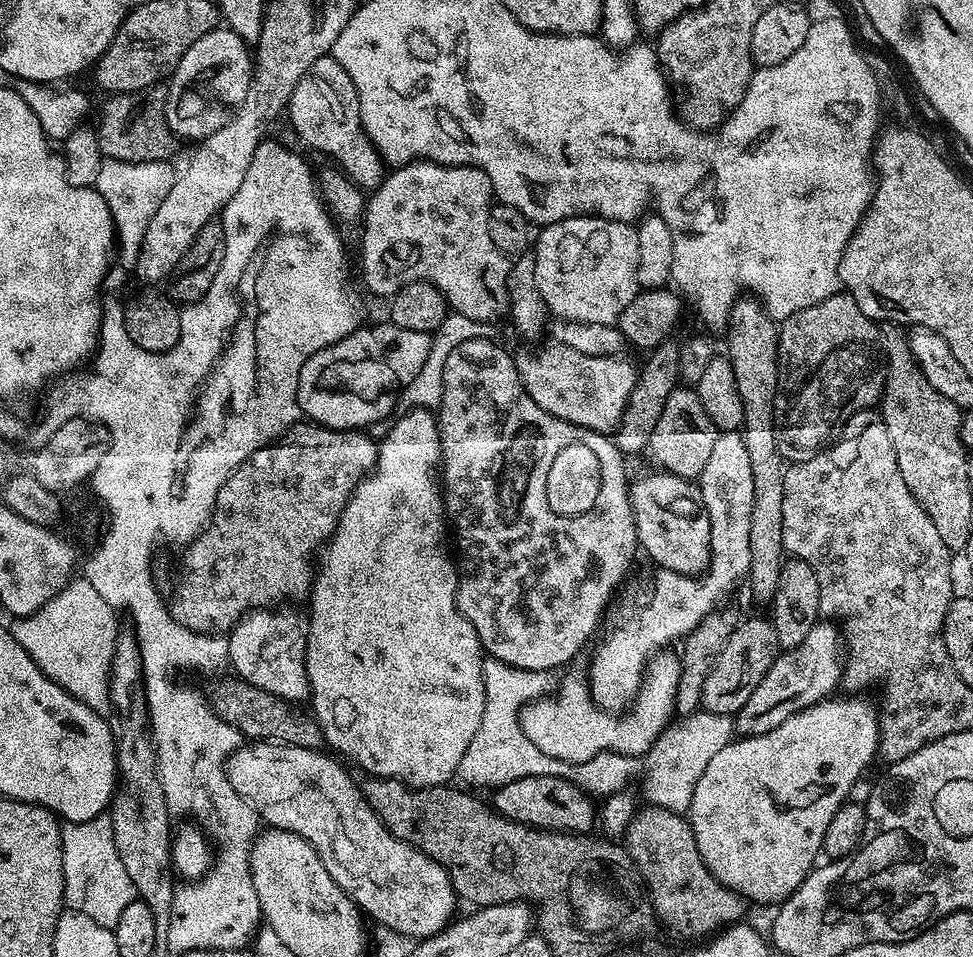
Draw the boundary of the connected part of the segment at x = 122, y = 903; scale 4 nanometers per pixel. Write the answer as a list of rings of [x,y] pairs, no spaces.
[[[68,848],[68,856],[62,854],[62,874],[64,875],[64,903],[78,914],[86,914],[98,926],[115,929],[122,910],[130,902],[138,899],[134,883],[126,874],[126,869],[112,848]]]

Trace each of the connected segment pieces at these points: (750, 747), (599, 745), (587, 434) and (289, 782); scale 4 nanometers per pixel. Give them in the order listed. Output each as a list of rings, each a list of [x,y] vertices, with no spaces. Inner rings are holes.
[[[860,698],[836,699],[820,700],[814,706],[786,718],[786,722],[774,726],[774,730],[766,734],[733,739],[731,744],[718,750],[718,754],[714,754],[710,766],[706,766],[702,778],[698,778],[698,786],[694,786],[694,798],[688,807],[686,819],[692,826],[698,854],[702,854],[702,862],[708,867],[710,874],[714,874],[714,878],[718,878],[722,886],[734,890],[745,901],[753,900],[756,904],[776,906],[787,900],[790,894],[794,894],[794,890],[798,890],[798,886],[817,863],[816,855],[818,857],[821,855],[826,838],[826,826],[830,826],[830,818],[834,818],[834,814],[838,814],[841,806],[851,797],[848,795],[851,794],[852,787],[859,782],[860,775],[867,770],[868,763],[874,758],[877,759],[880,747],[880,717],[877,705],[873,701],[871,704],[868,700],[856,700]]]
[[[661,650],[647,661],[634,703],[619,714],[597,704],[583,671],[567,672],[559,677],[555,692],[533,700],[520,711],[520,729],[542,754],[550,754],[550,758],[581,764],[602,752],[643,757],[673,719],[680,678],[680,658],[675,651]]]
[[[481,338],[481,339],[479,339],[479,340],[467,340],[467,341],[466,341],[466,342],[462,342],[462,343],[461,343],[461,344],[459,344],[459,345],[458,345],[458,346],[454,346],[454,350],[450,350],[450,354],[449,354],[449,355],[448,355],[448,357],[447,357],[447,358],[446,358],[446,366],[445,366],[445,367],[444,367],[444,369],[443,369],[443,370],[442,370],[442,402],[441,402],[441,403],[440,403],[440,407],[439,407],[439,409],[438,409],[438,427],[439,427],[439,429],[440,429],[440,459],[441,459],[441,461],[442,461],[442,499],[443,499],[443,502],[444,502],[444,510],[445,510],[445,513],[446,513],[446,520],[447,520],[447,523],[448,523],[448,524],[449,524],[449,525],[450,525],[450,528],[451,528],[451,531],[452,531],[452,528],[453,528],[453,530],[454,530],[454,531],[456,531],[456,548],[457,548],[457,550],[458,550],[458,551],[460,551],[460,564],[459,564],[459,560],[458,560],[458,583],[457,583],[457,585],[456,585],[456,605],[458,605],[458,606],[459,606],[459,607],[460,607],[460,613],[461,613],[461,614],[462,614],[462,615],[464,615],[464,616],[465,616],[465,618],[466,618],[466,619],[467,619],[467,620],[468,620],[468,621],[469,621],[469,622],[470,622],[470,626],[474,626],[474,630],[475,630],[475,631],[476,631],[476,633],[477,633],[477,634],[478,634],[478,638],[479,638],[479,639],[480,639],[480,647],[481,647],[481,649],[483,649],[483,651],[484,651],[484,652],[485,652],[485,653],[487,653],[487,655],[488,655],[488,656],[489,656],[489,657],[492,657],[492,658],[494,658],[494,659],[498,659],[498,660],[501,660],[501,661],[502,661],[502,662],[506,662],[506,663],[507,663],[507,664],[509,664],[509,665],[510,665],[510,666],[512,666],[512,667],[516,667],[516,668],[521,668],[521,669],[522,669],[522,670],[534,670],[534,671],[535,671],[535,672],[550,672],[550,671],[553,671],[553,670],[560,670],[560,669],[563,669],[563,668],[564,668],[564,667],[565,667],[565,666],[568,666],[568,665],[564,665],[564,666],[563,666],[563,664],[568,664],[568,663],[570,663],[570,662],[571,662],[571,660],[572,660],[572,659],[574,659],[574,658],[575,658],[575,656],[576,656],[576,655],[578,655],[578,654],[579,654],[579,652],[580,652],[580,651],[582,651],[582,650],[583,650],[583,648],[584,648],[584,643],[586,643],[586,642],[587,642],[587,640],[588,640],[588,639],[590,639],[590,638],[591,638],[591,636],[592,636],[592,634],[593,634],[593,633],[594,633],[594,632],[595,632],[595,630],[596,630],[596,626],[597,626],[597,625],[598,625],[598,624],[599,624],[599,622],[600,622],[600,615],[602,615],[602,614],[603,614],[603,612],[604,612],[604,607],[606,607],[606,606],[607,606],[607,604],[608,604],[608,599],[610,599],[610,598],[611,598],[611,596],[612,596],[612,595],[614,595],[614,594],[615,594],[615,592],[616,592],[616,587],[618,587],[618,586],[619,586],[619,584],[620,584],[620,583],[622,583],[622,582],[623,582],[623,580],[624,580],[624,575],[626,575],[626,574],[627,574],[627,572],[628,572],[628,567],[630,567],[630,566],[631,566],[631,564],[632,564],[632,559],[634,559],[634,558],[635,558],[635,556],[636,556],[636,552],[637,552],[637,556],[638,556],[638,545],[637,545],[637,542],[636,542],[636,527],[635,527],[635,526],[634,526],[634,514],[633,514],[633,513],[632,513],[632,503],[631,503],[631,502],[630,502],[630,494],[629,494],[629,493],[628,493],[628,489],[629,489],[629,487],[630,487],[630,475],[629,475],[629,476],[628,476],[628,472],[627,472],[627,470],[626,470],[626,469],[624,469],[624,460],[626,460],[626,456],[625,456],[625,453],[622,453],[622,452],[620,452],[620,451],[619,451],[619,450],[618,450],[618,448],[617,448],[617,446],[616,446],[616,441],[615,441],[615,439],[613,439],[613,437],[612,437],[612,436],[611,436],[611,435],[608,435],[608,434],[605,434],[605,433],[603,433],[603,432],[595,432],[595,431],[594,431],[594,430],[590,430],[590,429],[589,429],[589,428],[579,428],[579,427],[578,427],[578,426],[577,426],[577,424],[571,424],[571,423],[570,423],[570,422],[566,422],[566,421],[565,421],[565,420],[563,420],[563,419],[562,419],[562,418],[558,418],[558,417],[557,417],[557,416],[555,416],[555,415],[554,415],[554,414],[550,414],[550,413],[549,413],[549,412],[547,412],[547,411],[546,411],[546,410],[542,410],[542,406],[538,406],[538,402],[534,402],[534,398],[530,398],[530,394],[529,394],[529,393],[528,393],[528,391],[527,391],[527,390],[525,390],[525,388],[524,388],[524,383],[523,383],[523,382],[522,382],[522,381],[521,381],[521,380],[520,380],[520,372],[519,372],[519,371],[518,371],[518,370],[517,370],[517,368],[516,368],[516,361],[515,361],[515,359],[514,359],[514,356],[513,356],[513,353],[511,353],[511,354],[510,354],[510,353],[508,353],[508,352],[507,352],[507,350],[506,350],[506,349],[504,349],[504,348],[499,348],[499,346],[498,346],[498,345],[496,345],[496,344],[495,344],[495,342],[494,342],[494,341],[492,341],[492,340],[487,340],[487,338]],[[571,443],[582,443],[582,445],[584,445],[584,446],[586,446],[586,447],[587,447],[587,449],[591,449],[591,452],[593,452],[593,454],[594,454],[594,455],[595,455],[595,457],[597,457],[597,458],[598,458],[598,463],[599,463],[599,465],[600,465],[600,466],[601,466],[601,490],[600,490],[600,491],[598,491],[598,498],[596,498],[596,499],[595,499],[595,501],[594,501],[594,506],[592,506],[592,507],[590,507],[590,510],[587,510],[587,512],[585,512],[585,513],[582,513],[582,514],[581,514],[581,515],[580,515],[580,516],[570,516],[570,517],[564,517],[564,516],[559,516],[559,515],[558,515],[558,514],[556,514],[556,513],[555,513],[555,512],[553,512],[553,511],[552,511],[552,510],[550,510],[550,506],[548,506],[548,505],[547,505],[547,502],[546,502],[546,474],[548,474],[548,473],[549,473],[549,469],[550,469],[550,466],[551,466],[551,465],[553,465],[553,461],[554,461],[554,458],[556,458],[556,457],[557,457],[557,455],[558,455],[558,452],[559,452],[559,451],[560,451],[560,450],[563,450],[563,449],[565,449],[565,448],[566,448],[566,446],[570,446],[570,444],[571,444]]]
[[[248,742],[241,746],[237,752],[233,752],[228,758],[227,764],[224,765],[226,774],[230,778],[230,786],[234,786],[234,790],[238,790],[238,794],[246,803],[256,812],[257,817],[267,827],[281,828],[287,832],[298,834],[304,840],[310,842],[310,846],[318,854],[318,858],[322,858],[322,866],[326,866],[326,870],[330,874],[330,878],[334,878],[334,882],[338,882],[338,886],[342,886],[342,890],[347,896],[351,896],[352,901],[360,907],[361,913],[365,917],[371,918],[373,916],[377,921],[377,925],[389,928],[395,932],[400,932],[404,936],[413,938],[423,938],[432,936],[435,932],[441,930],[447,925],[454,916],[452,911],[455,910],[456,904],[458,905],[458,897],[450,878],[446,874],[446,870],[438,862],[434,862],[425,854],[425,852],[418,851],[414,846],[410,846],[406,842],[402,842],[398,838],[394,838],[394,834],[390,834],[390,830],[386,830],[386,826],[378,818],[378,814],[366,802],[361,785],[355,784],[352,781],[352,776],[339,764],[339,759],[333,758],[327,751],[317,750],[314,748],[303,748],[302,746],[294,746],[293,744],[265,744],[263,742]]]

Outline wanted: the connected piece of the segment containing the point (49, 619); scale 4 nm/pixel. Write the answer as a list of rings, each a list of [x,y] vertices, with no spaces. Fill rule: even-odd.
[[[73,578],[68,581],[67,586],[58,595],[50,598],[50,602],[46,602],[46,606],[42,606],[42,610],[29,616],[19,617],[15,621],[16,625],[11,625],[10,631],[12,637],[18,642],[18,646],[22,646],[22,650],[26,650],[26,654],[30,654],[30,658],[34,658],[38,670],[42,670],[42,674],[46,674],[46,678],[58,682],[58,686],[62,686],[62,690],[66,690],[74,698],[78,698],[83,704],[90,706],[90,710],[107,717],[112,711],[110,678],[111,660],[114,658],[118,637],[116,616],[118,617],[117,609],[112,608],[110,602],[104,601],[99,596],[98,590],[94,590],[94,586],[90,586],[87,578],[80,578],[80,580]]]

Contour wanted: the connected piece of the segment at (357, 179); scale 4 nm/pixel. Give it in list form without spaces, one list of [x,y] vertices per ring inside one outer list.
[[[332,55],[318,58],[306,74],[294,86],[294,94],[286,109],[287,119],[292,119],[292,128],[316,152],[325,152],[338,165],[357,188],[371,190],[384,181],[386,165],[380,152],[362,126],[362,114],[358,102],[358,90]]]

